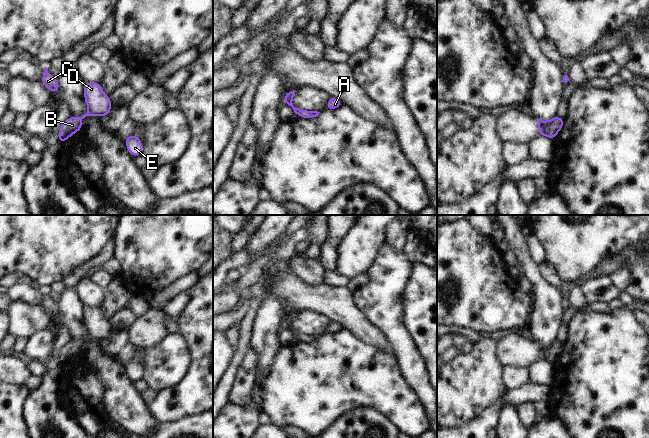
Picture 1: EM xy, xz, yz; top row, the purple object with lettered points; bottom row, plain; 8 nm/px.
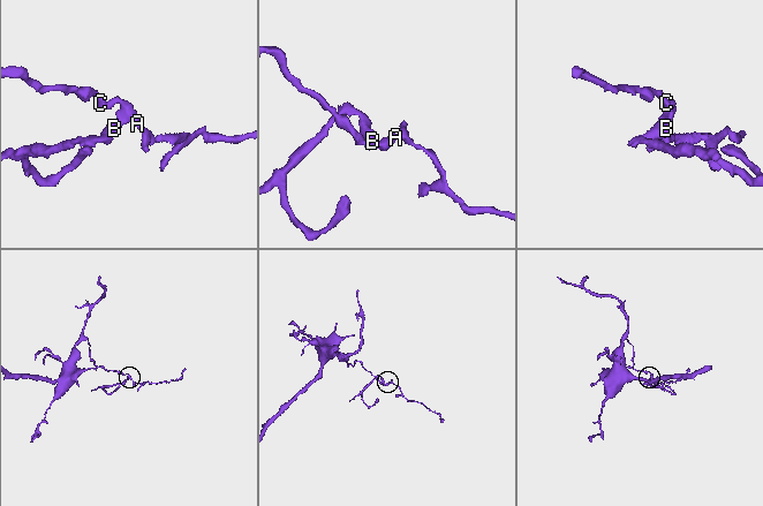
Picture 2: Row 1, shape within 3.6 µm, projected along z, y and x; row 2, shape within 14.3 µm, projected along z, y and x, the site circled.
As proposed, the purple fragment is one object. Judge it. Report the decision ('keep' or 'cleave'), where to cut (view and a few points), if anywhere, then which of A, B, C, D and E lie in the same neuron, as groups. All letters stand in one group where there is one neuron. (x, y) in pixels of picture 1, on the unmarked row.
keep; cut none; groups A B C D E

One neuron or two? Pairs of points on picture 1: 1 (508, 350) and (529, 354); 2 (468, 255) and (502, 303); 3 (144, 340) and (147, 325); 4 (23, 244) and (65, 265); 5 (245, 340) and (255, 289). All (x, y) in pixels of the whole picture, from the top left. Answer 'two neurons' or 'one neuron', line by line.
1: one neuron
2: one neuron
3: one neuron
4: one neuron
5: one neuron

